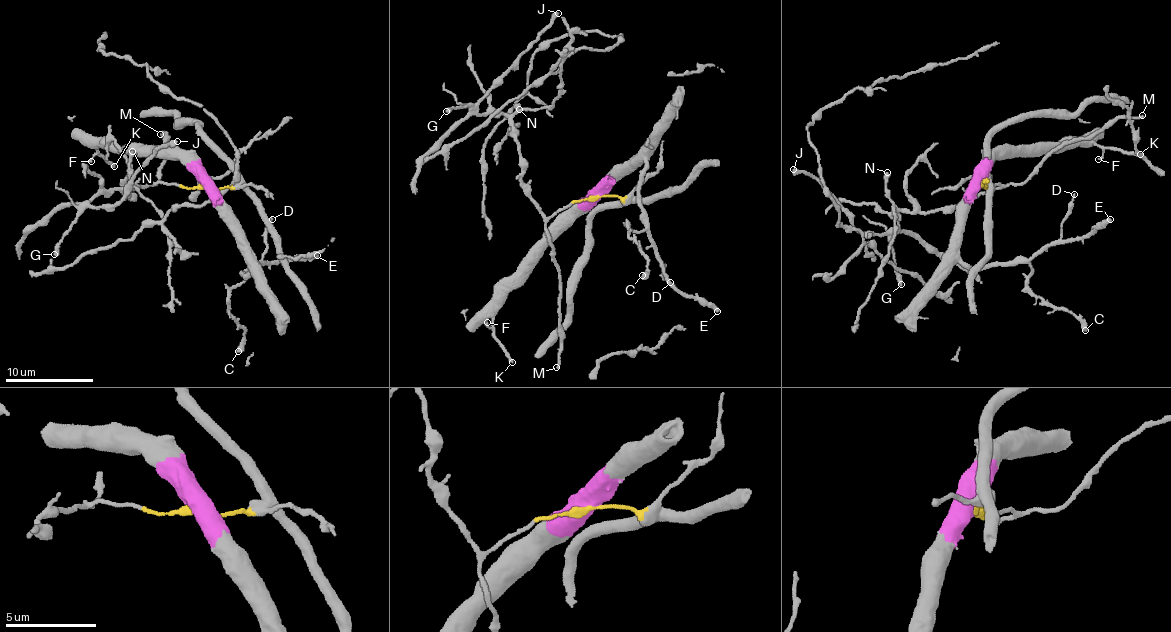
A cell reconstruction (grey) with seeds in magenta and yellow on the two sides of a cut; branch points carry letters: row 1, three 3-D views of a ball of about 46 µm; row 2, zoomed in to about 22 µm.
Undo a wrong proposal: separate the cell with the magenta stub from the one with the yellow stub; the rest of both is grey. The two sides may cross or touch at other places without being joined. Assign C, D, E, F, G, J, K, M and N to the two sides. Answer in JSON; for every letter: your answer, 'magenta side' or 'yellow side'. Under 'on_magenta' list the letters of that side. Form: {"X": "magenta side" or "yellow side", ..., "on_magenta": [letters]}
{"C": "magenta side", "D": "magenta side", "E": "magenta side", "F": "magenta side", "G": "yellow side", "J": "yellow side", "K": "magenta side", "M": "yellow side", "N": "yellow side", "on_magenta": ["C", "D", "E", "F", "K"]}

